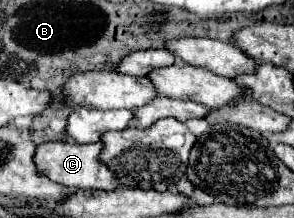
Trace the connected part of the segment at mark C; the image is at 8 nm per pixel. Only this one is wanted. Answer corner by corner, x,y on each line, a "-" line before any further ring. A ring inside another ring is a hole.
45,142
37,146
33,162
39,174
53,178
53,182
69,188
83,188
83,190
115,190
117,178
109,172
107,166
97,162
101,144
67,144
67,142

